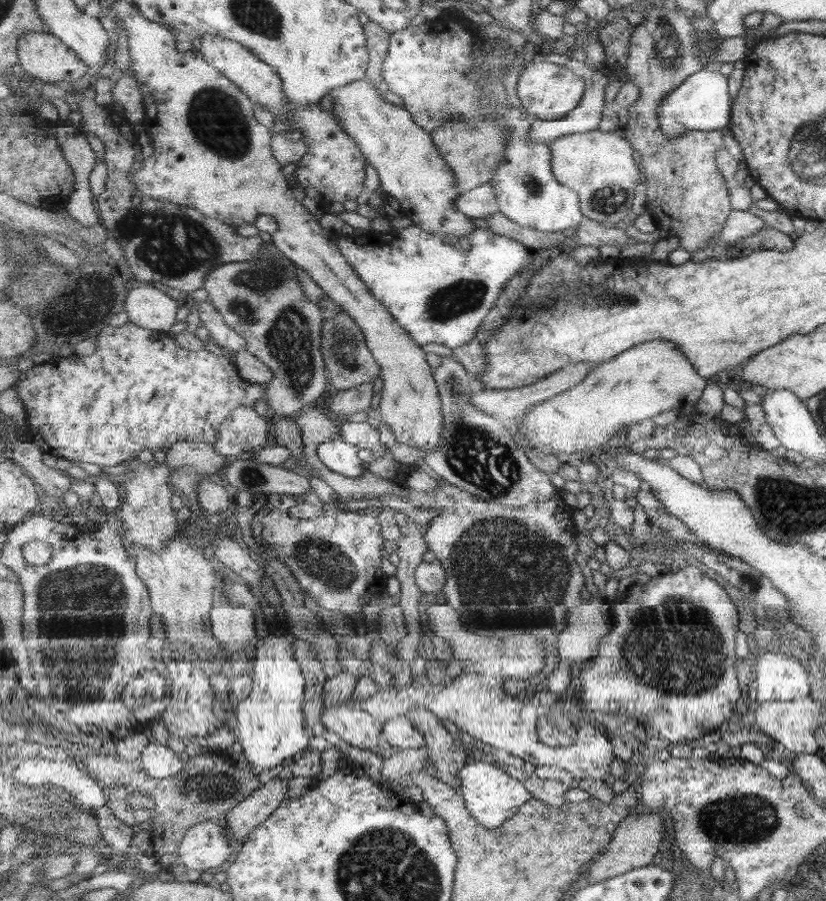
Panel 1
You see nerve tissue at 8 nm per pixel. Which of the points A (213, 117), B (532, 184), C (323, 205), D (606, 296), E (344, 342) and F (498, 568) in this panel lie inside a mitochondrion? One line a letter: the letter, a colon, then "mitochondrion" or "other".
A: mitochondrion
B: mitochondrion
C: other
D: mitochondrion
E: mitochondrion
F: mitochondrion

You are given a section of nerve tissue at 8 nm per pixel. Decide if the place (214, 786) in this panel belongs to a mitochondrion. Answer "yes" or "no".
yes

